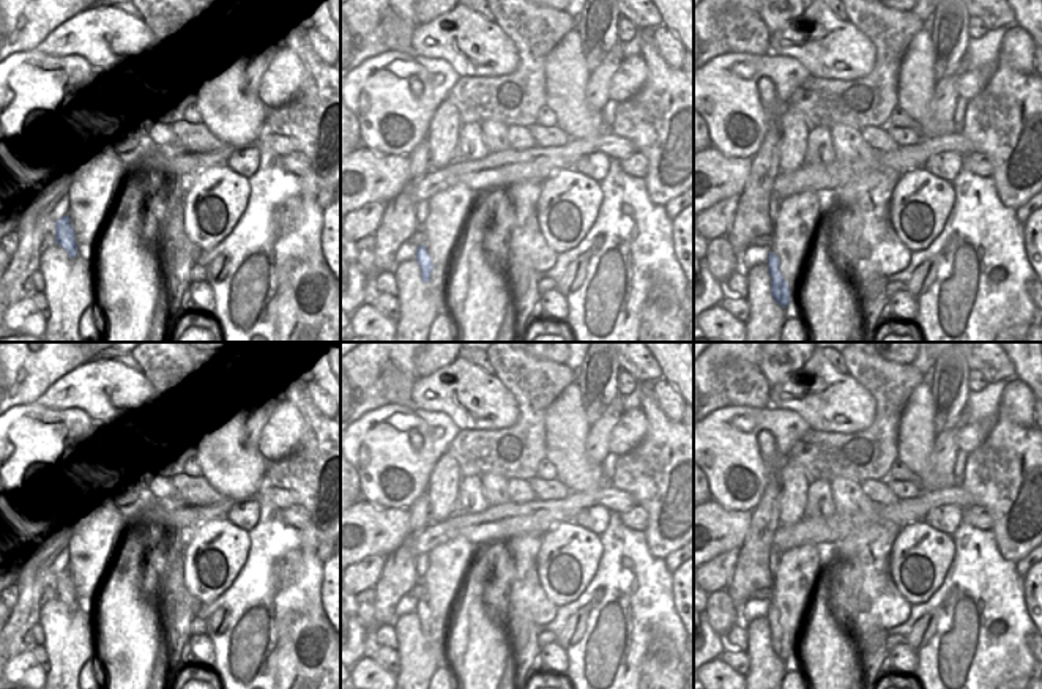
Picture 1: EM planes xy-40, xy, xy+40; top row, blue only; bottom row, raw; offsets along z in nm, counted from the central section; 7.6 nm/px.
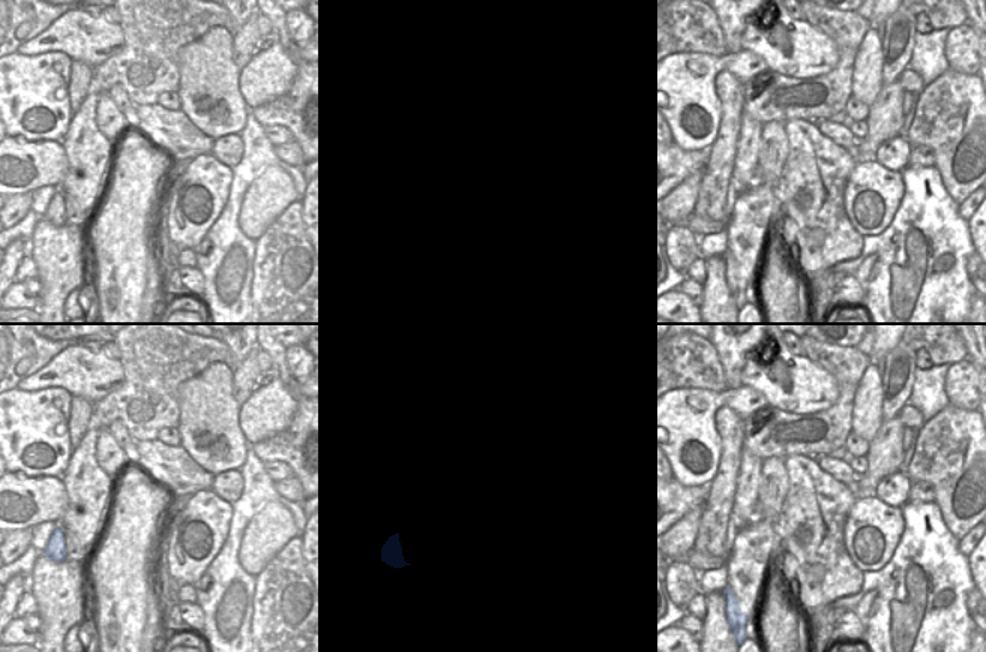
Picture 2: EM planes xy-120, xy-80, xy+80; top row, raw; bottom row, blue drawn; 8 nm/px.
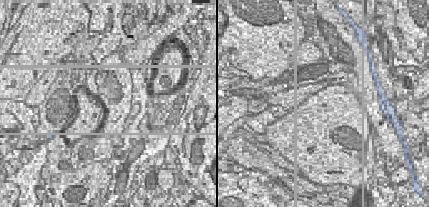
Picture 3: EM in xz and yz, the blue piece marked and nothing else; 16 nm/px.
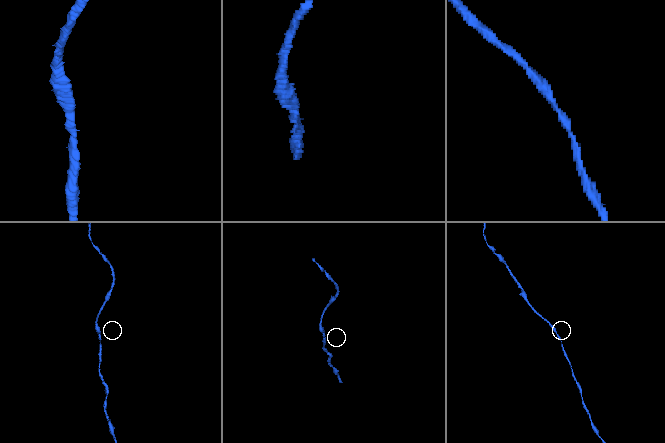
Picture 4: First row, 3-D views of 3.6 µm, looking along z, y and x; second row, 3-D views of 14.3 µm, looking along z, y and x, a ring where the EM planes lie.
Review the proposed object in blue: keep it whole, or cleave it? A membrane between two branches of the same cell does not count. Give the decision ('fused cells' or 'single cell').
single cell

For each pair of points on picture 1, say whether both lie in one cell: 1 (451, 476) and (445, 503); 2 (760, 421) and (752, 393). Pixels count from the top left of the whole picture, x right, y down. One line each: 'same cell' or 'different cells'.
1: same cell
2: different cells

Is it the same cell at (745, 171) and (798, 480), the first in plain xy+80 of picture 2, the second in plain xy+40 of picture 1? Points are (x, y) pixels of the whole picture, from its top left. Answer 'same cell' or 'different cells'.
same cell

